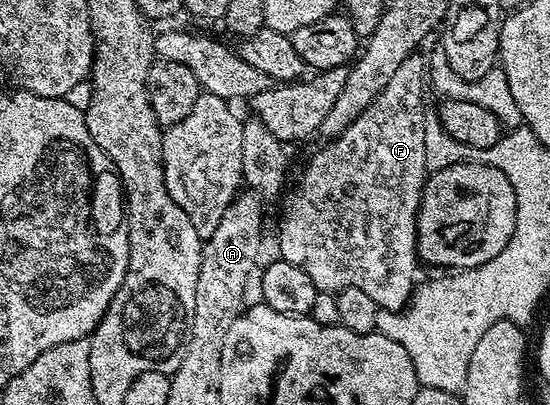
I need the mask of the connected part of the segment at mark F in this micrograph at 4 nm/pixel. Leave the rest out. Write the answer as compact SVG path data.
M421 53L409 55L407 61L403 61L403 65L399 65L399 69L395 69L394 76L387 83L387 89L367 109L363 109L363 113L355 121L351 121L351 125L347 125L344 133L329 141L325 150L315 152L313 160L306 165L305 172L301 175L301 184L298 185L297 192L294 193L293 200L289 203L289 212L286 213L285 220L281 223L281 252L279 255L291 265L303 269L303 273L307 273L307 277L311 277L311 281L315 281L318 292L336 293L348 287L363 289L363 293L375 297L375 301L382 309L399 311L408 304L419 286L419 278L417 279L417 267L419 268L417 215L421 212L422 196L425 194L427 172L429 171L424 144L425 122L427 120L427 113L425 113L426 71L426 57L424 59Z

